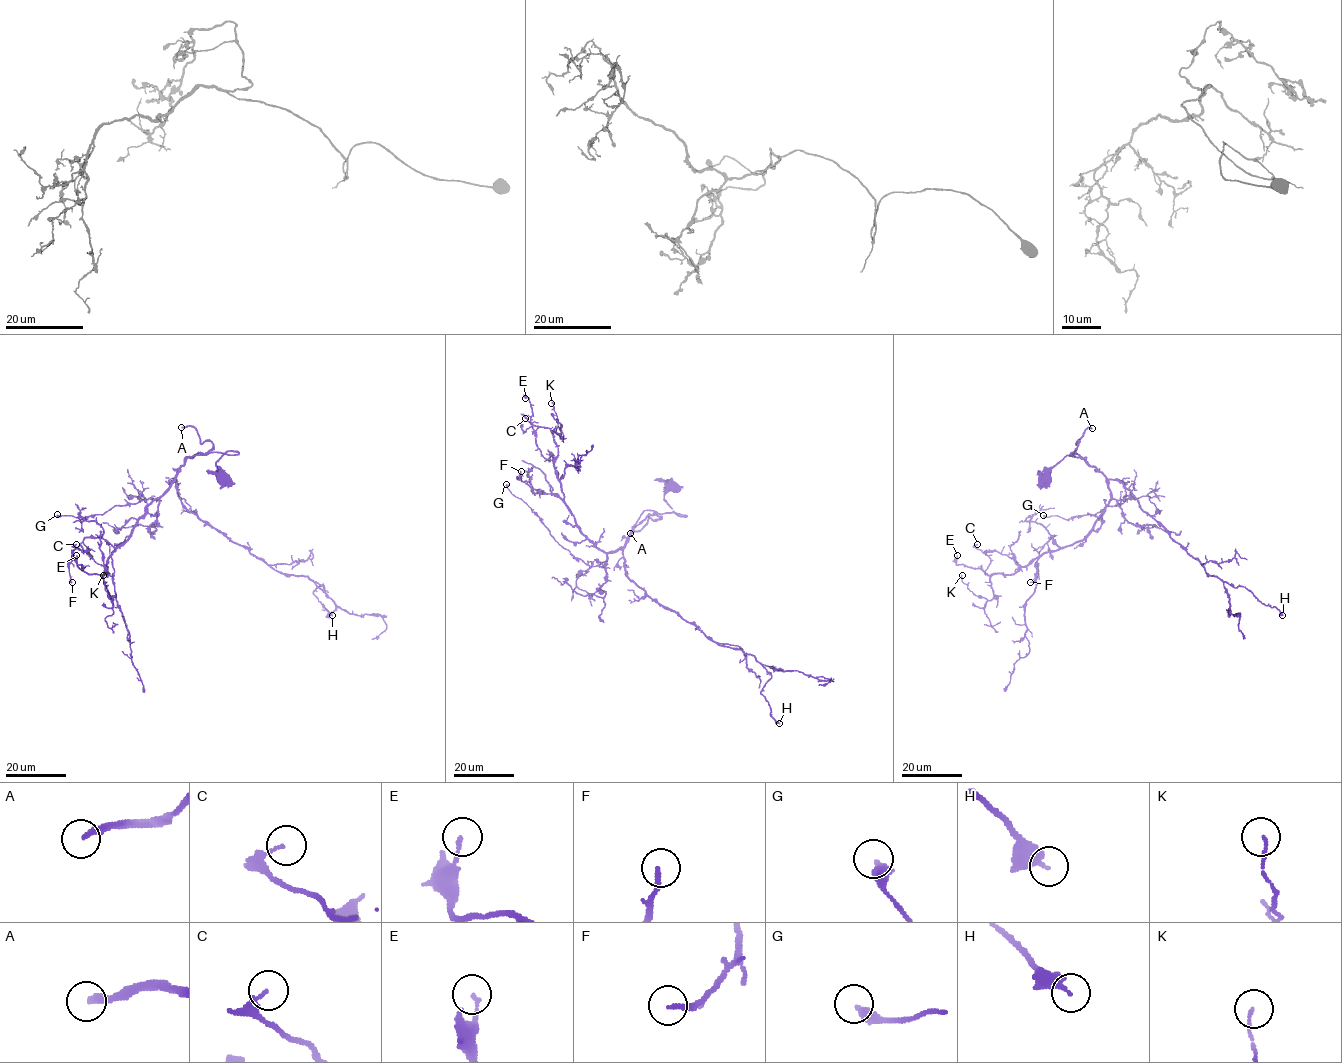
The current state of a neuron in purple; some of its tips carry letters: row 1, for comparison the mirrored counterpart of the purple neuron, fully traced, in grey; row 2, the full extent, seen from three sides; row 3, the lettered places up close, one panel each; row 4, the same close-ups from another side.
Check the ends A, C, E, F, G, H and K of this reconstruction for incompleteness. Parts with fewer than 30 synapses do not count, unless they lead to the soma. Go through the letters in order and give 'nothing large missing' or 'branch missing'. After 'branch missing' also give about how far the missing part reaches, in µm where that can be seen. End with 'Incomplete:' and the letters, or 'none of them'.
A: branch missing; missing 60 µm
C: nothing large missing
E: nothing large missing
F: nothing large missing
G: nothing large missing
H: nothing large missing
K: nothing large missing
Incomplete: A

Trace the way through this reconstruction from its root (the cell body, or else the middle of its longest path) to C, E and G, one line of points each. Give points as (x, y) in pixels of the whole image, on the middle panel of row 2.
C: (673, 486), (664, 494), (671, 512), (648, 515), (621, 548), (603, 552), (581, 532), (525, 418)
E: (673, 486), (671, 512), (600, 551), (564, 501), (553, 433), (532, 424), (525, 398)
G: (673, 486), (664, 494), (671, 512), (648, 515), (621, 548), (589, 566), (564, 548), (506, 484)

